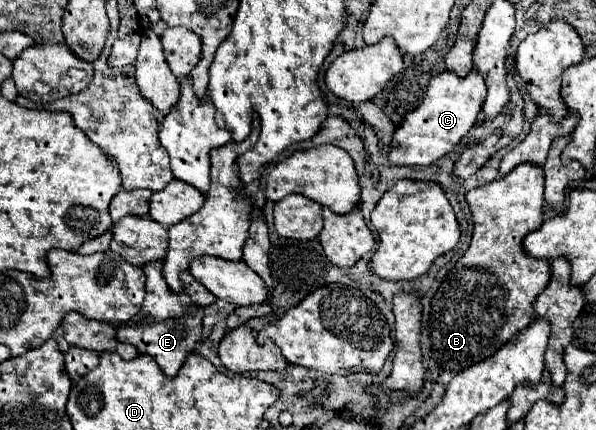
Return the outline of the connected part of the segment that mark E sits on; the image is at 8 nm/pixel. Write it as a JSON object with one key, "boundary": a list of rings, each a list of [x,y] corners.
{"boundary":[[[195,306],[195,314],[185,314],[185,318],[171,318],[165,322],[145,322],[145,326],[121,326],[117,330],[117,338],[121,342],[133,344],[141,354],[149,354],[165,372],[165,376],[175,376],[187,354],[195,350],[201,338],[201,320],[203,308]]]}

